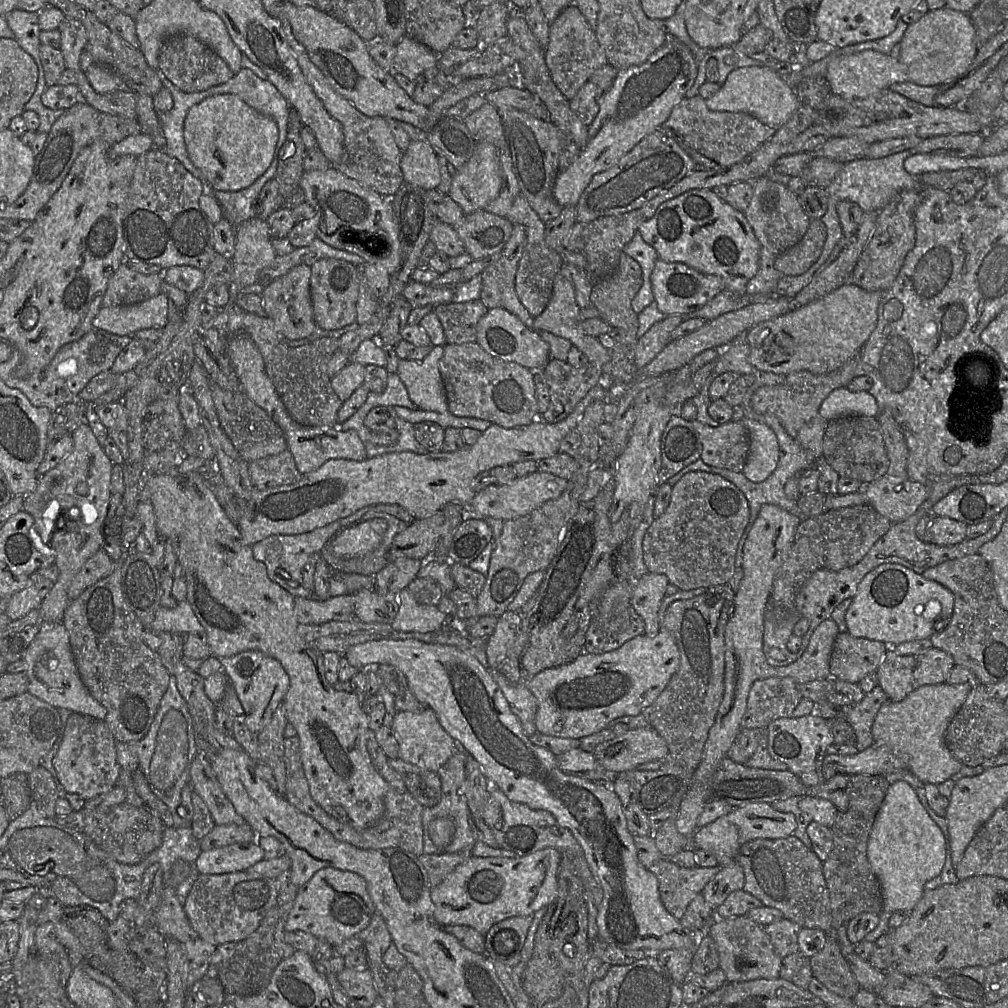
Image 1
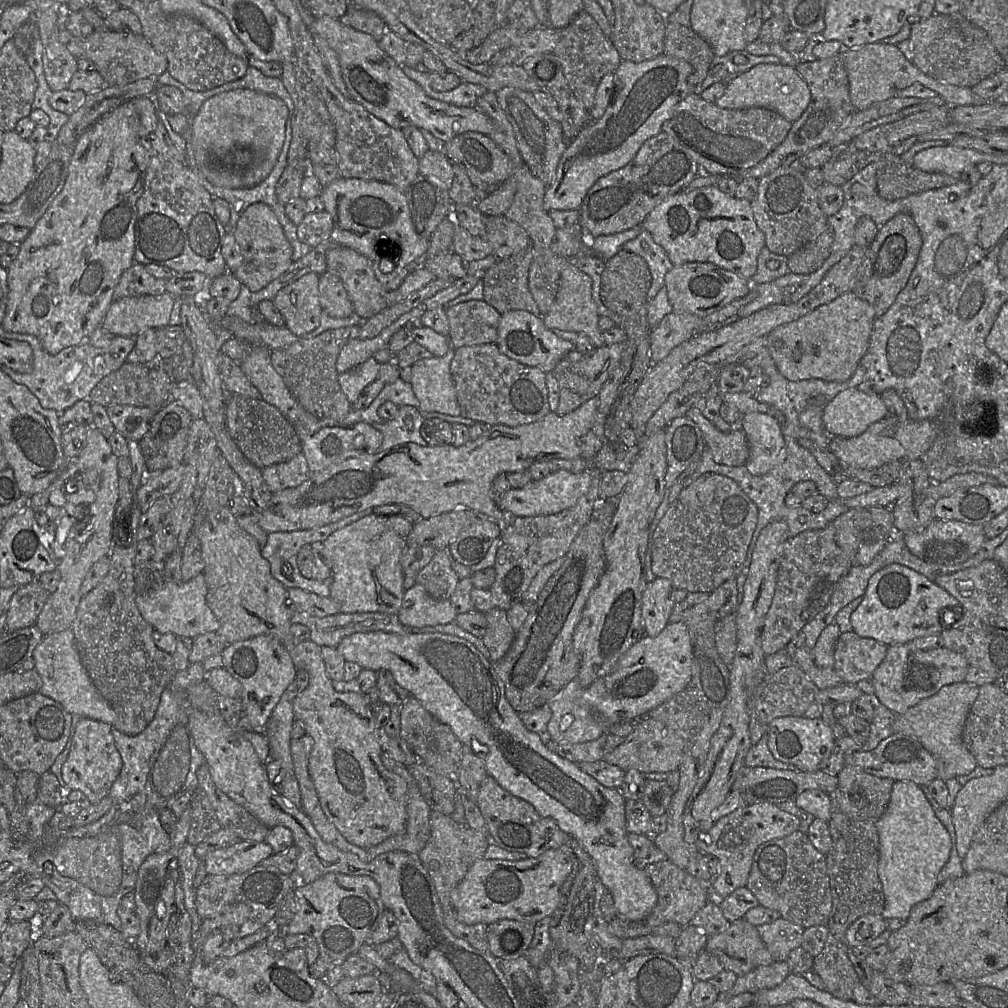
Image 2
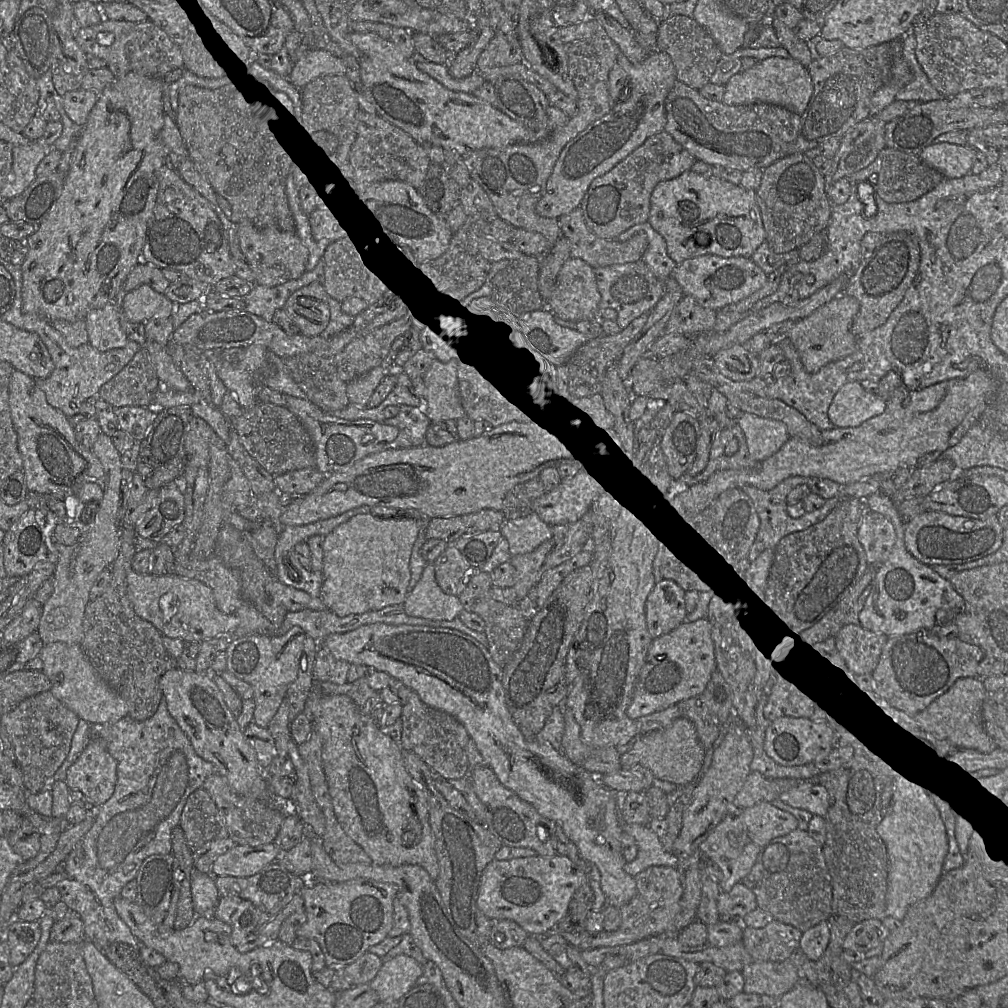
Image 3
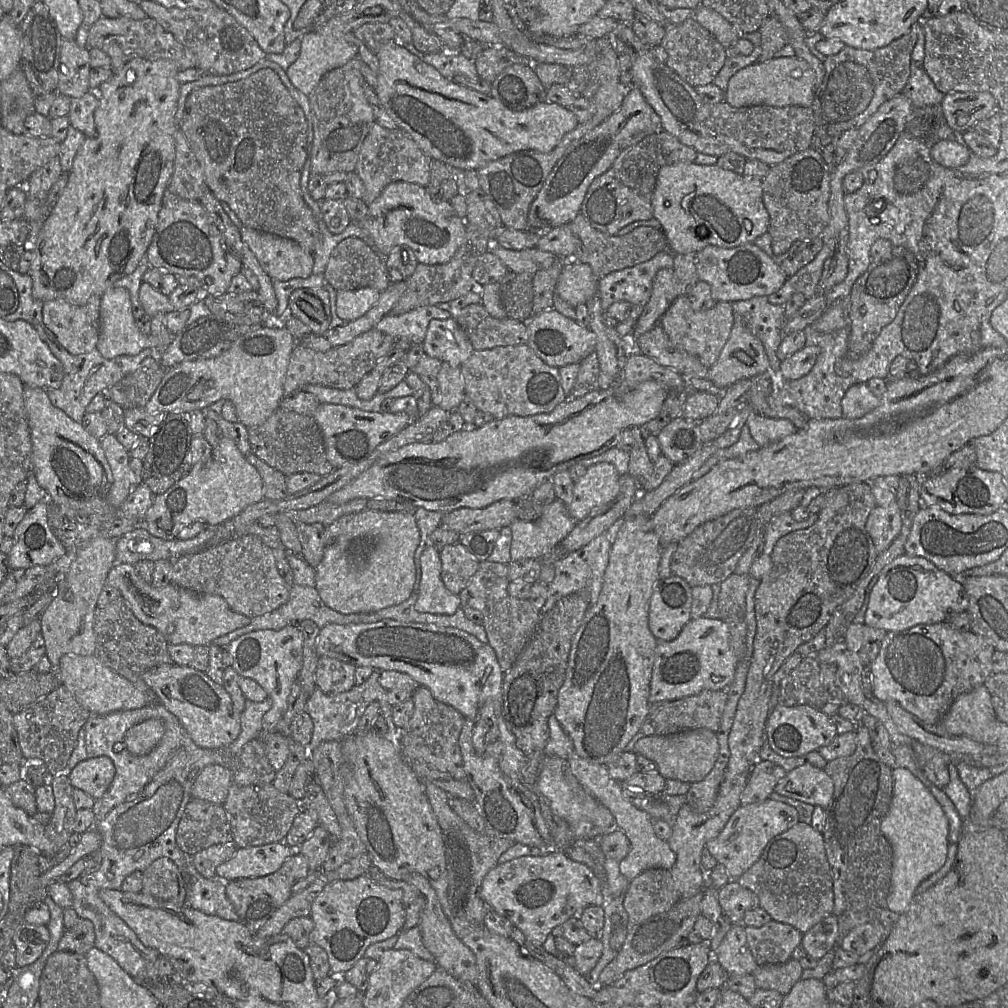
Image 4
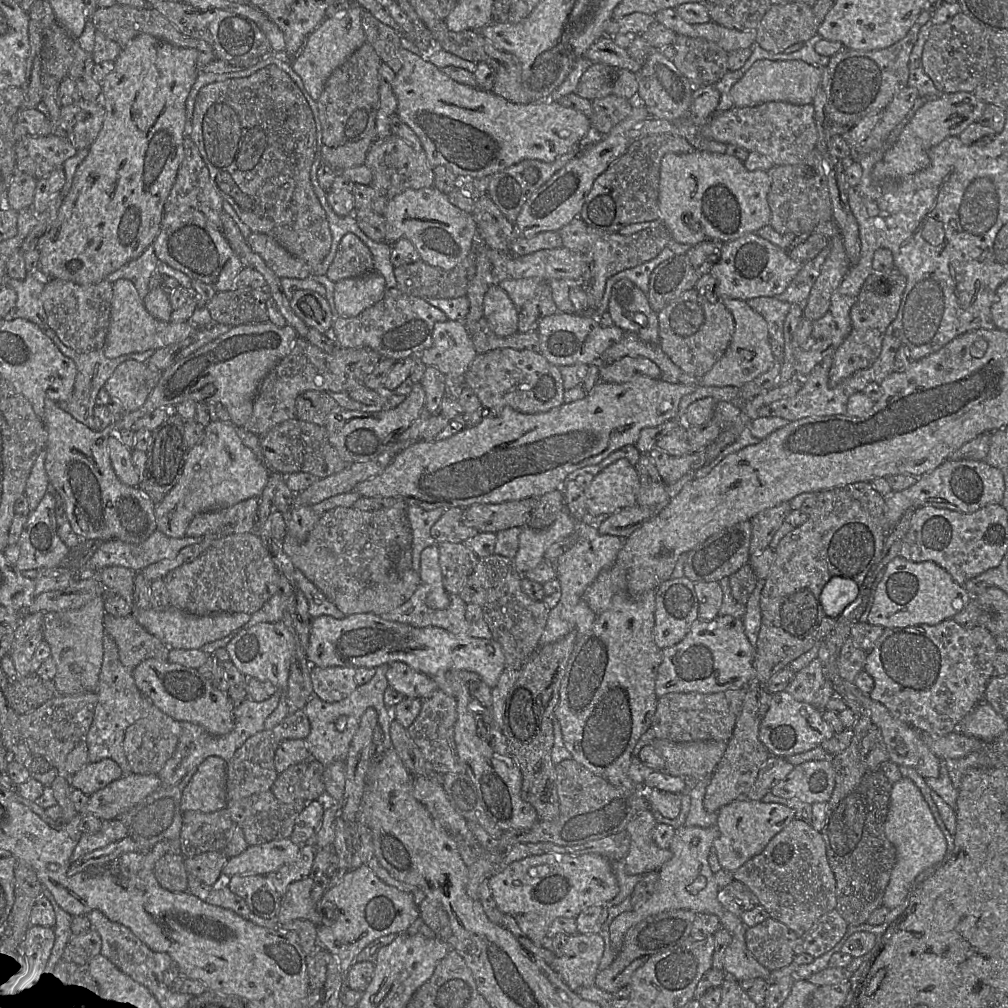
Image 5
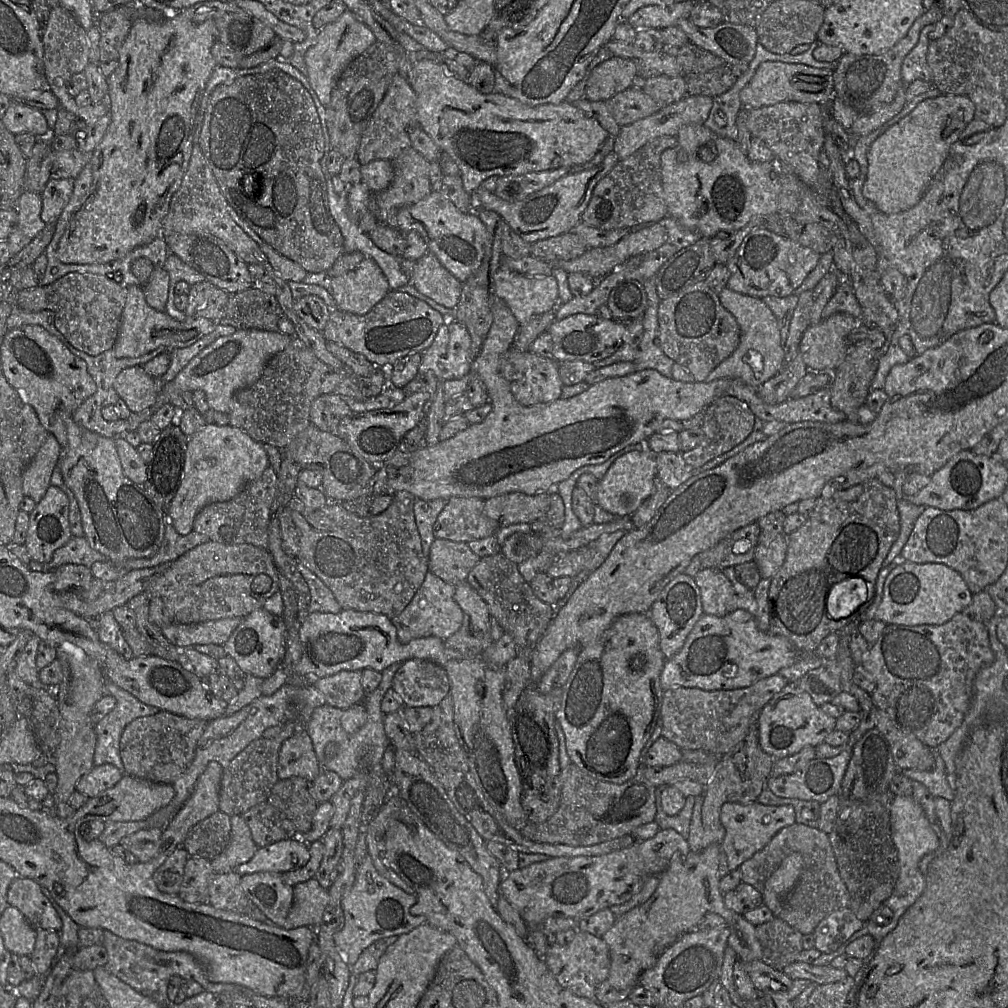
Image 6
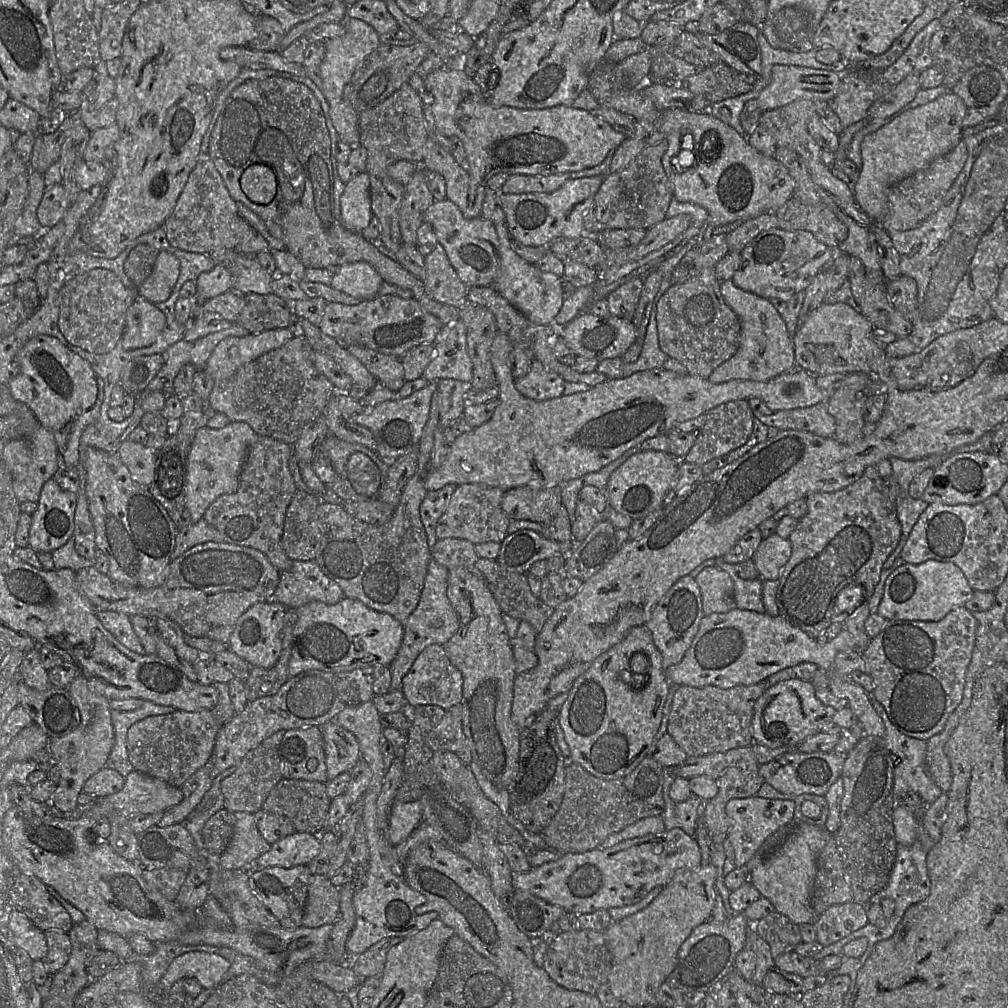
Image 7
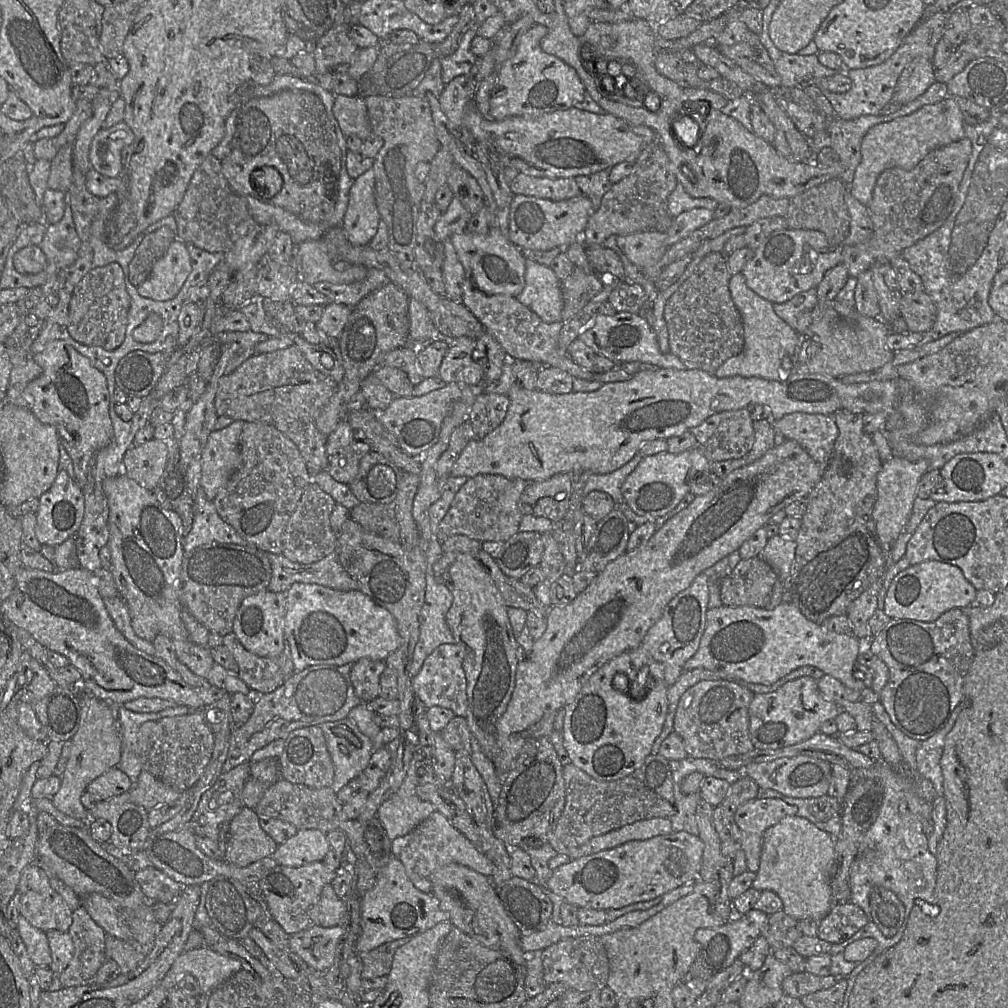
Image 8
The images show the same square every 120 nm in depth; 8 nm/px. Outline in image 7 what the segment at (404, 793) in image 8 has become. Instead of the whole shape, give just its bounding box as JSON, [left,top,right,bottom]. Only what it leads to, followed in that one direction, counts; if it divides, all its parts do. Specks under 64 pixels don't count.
[389,800,423,845]

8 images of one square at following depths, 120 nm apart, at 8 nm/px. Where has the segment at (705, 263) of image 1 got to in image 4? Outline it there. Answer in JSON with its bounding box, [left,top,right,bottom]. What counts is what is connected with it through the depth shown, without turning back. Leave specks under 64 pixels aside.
[651,162,769,254]

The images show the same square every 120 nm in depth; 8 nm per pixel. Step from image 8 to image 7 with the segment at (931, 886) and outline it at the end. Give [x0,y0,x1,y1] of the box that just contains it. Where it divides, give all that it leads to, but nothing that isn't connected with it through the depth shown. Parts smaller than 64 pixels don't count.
[814,698,943,991]

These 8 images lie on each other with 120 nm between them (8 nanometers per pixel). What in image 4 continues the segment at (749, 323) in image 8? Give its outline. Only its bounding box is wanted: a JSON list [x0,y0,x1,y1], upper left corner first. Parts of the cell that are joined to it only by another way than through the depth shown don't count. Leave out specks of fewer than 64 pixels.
[707,320,769,389]

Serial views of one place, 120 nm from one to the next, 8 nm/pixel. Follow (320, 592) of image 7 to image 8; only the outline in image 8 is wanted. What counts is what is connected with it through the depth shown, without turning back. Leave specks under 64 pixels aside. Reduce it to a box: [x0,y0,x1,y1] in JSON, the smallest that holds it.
[267,551,357,593]

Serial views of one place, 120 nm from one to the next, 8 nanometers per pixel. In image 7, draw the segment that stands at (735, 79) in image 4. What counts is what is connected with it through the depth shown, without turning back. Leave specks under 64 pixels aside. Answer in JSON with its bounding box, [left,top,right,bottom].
[756,64,842,111]

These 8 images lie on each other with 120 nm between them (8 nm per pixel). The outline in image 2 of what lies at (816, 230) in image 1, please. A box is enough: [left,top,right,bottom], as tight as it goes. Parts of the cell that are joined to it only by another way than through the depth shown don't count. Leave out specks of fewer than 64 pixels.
[786,225,834,274]

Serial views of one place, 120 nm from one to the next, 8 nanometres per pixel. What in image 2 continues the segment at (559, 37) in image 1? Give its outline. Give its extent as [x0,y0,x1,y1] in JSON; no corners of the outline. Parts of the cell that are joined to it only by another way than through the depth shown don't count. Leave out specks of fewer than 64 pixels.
[552,11,621,112]

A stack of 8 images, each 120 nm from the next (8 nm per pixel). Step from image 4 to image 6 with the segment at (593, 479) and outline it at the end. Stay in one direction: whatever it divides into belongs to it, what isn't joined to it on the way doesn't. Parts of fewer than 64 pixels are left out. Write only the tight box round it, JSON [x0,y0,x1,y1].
[595,451,657,517]

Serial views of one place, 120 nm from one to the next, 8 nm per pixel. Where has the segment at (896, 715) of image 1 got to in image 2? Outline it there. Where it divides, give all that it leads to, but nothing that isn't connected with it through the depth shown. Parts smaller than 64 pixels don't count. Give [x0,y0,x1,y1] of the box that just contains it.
[893,681,979,781]

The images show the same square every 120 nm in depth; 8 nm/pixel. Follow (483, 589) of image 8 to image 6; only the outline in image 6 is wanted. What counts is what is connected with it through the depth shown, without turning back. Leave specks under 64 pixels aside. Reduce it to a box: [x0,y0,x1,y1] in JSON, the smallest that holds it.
[444,580,529,829]

